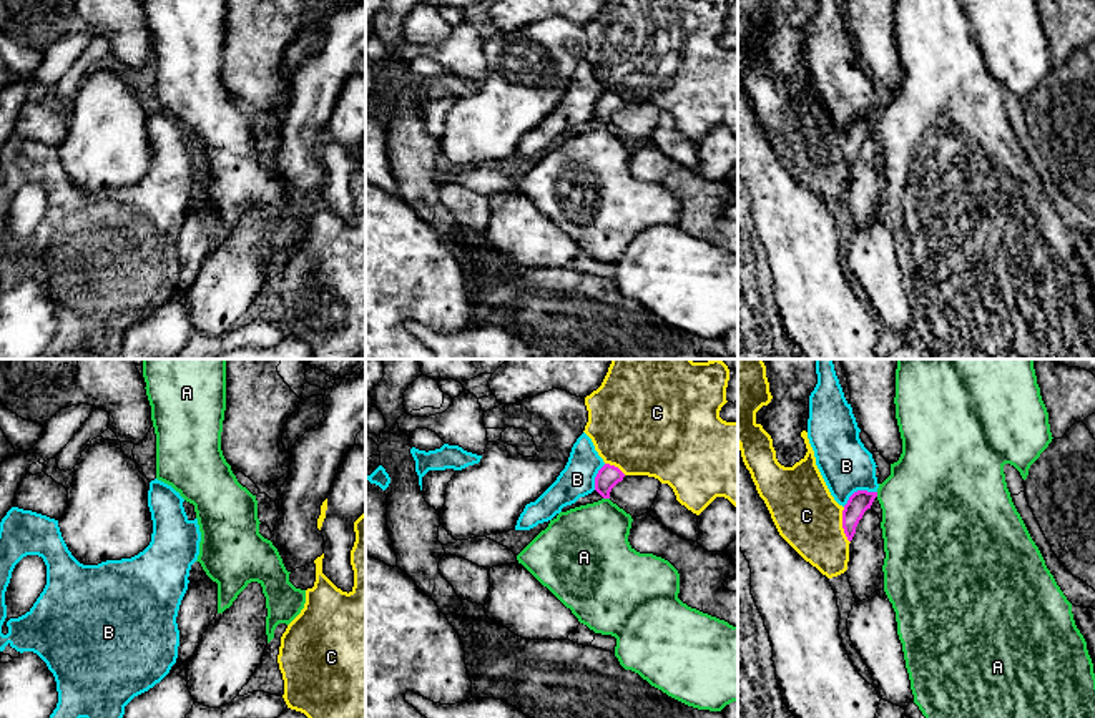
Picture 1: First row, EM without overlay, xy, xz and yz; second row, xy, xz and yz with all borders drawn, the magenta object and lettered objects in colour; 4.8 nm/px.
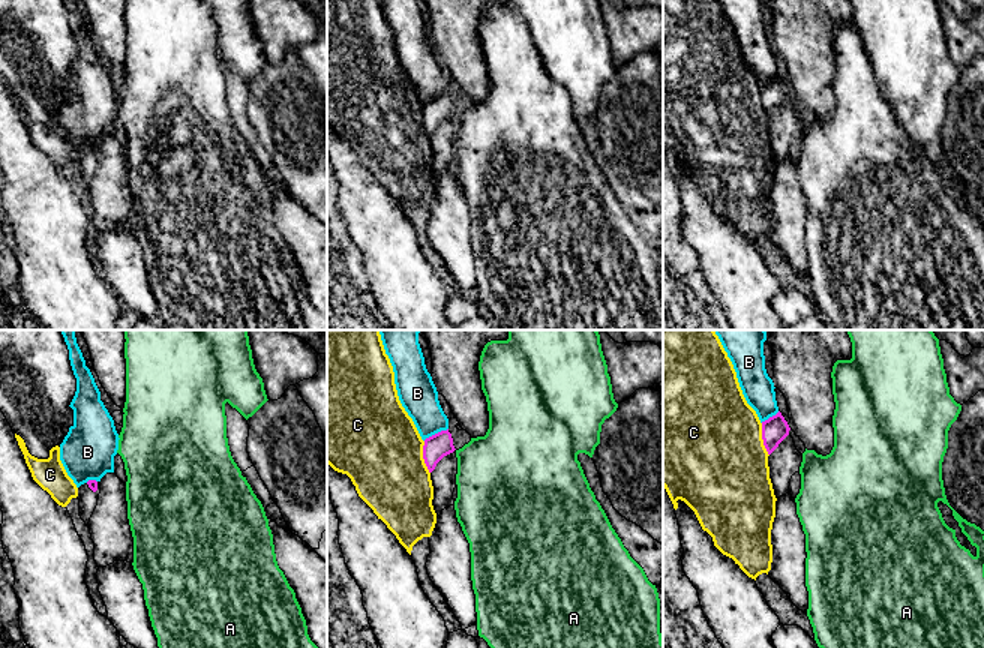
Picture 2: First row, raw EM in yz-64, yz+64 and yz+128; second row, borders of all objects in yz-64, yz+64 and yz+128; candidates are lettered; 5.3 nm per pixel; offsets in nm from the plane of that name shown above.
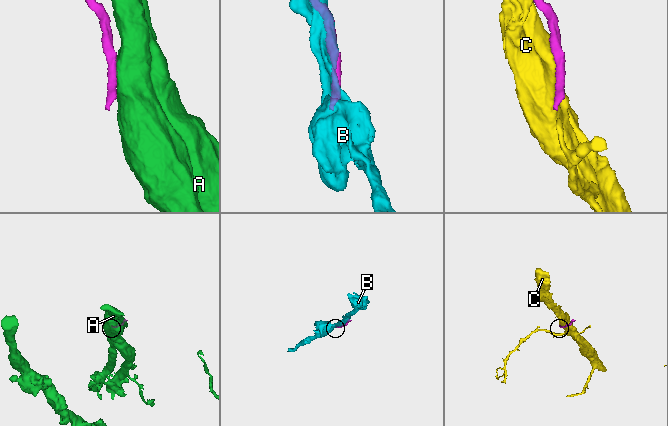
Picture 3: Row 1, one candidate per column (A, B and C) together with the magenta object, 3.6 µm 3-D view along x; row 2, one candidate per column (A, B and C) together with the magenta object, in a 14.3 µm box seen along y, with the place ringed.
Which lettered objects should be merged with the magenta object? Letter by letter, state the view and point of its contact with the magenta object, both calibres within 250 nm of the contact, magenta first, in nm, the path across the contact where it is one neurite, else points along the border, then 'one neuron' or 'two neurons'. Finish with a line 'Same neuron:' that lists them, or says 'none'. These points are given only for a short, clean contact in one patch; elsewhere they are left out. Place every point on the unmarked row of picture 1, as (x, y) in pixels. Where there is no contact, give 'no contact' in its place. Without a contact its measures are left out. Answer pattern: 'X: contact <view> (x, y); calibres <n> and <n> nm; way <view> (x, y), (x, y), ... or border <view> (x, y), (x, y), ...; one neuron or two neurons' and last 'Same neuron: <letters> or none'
A: contact xz (607, 125); calibres 110 and 380 nm; border xz (603, 125), (608, 127); two neurons
B: contact yz (858, 118); calibres 100 and 260 nm; two neurons
C: contact yz (843, 153); calibres 100 and 320 nm; two neurons
Same neuron: none

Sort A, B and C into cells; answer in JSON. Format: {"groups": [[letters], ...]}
{"groups": [["A"], ["B"], ["C"]]}

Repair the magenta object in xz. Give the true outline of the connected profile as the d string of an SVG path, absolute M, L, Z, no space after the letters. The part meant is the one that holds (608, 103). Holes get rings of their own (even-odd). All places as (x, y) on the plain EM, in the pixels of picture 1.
M605 91L595 105L595 118L603 125L610 126L611 116L621 110L625 101L610 91Z

